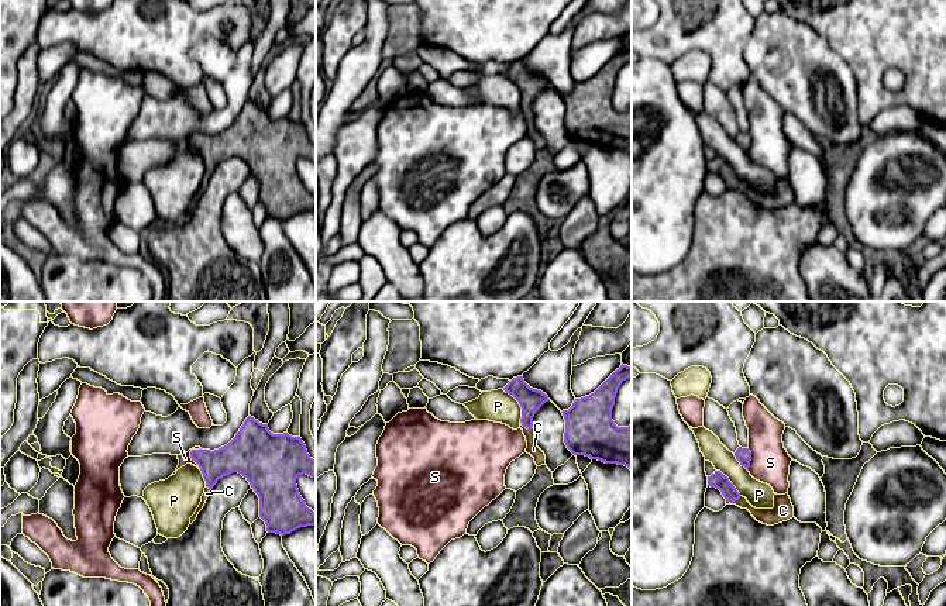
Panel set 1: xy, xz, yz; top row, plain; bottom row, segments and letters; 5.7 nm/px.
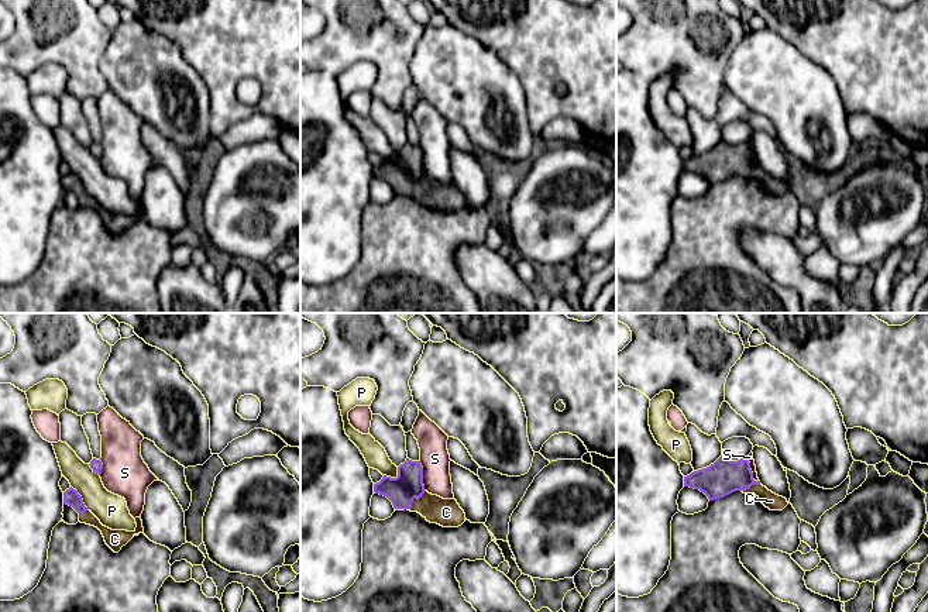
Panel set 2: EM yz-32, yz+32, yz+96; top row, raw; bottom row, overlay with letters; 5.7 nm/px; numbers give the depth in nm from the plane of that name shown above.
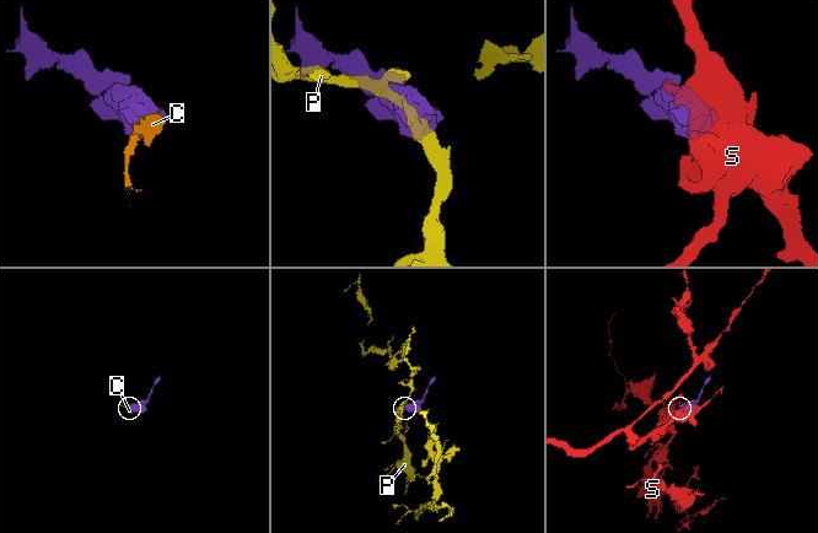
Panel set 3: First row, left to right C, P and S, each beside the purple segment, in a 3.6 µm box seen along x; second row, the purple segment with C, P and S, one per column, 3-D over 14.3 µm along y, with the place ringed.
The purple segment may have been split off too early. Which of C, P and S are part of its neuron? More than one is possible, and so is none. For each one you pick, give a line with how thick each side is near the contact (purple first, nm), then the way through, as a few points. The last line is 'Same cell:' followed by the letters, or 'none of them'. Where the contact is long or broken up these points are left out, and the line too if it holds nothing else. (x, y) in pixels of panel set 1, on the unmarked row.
C: 90/100 nm | across yz (718, 164), (728, 174), (733, 185), (773, 200)
Same cell: C

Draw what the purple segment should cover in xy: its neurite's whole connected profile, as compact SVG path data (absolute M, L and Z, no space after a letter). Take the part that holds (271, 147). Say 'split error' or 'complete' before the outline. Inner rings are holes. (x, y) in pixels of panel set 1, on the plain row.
split error; M248 100L227 130L214 135L192 134L190 142L206 165L202 186L190 202L190 209L217 165L233 156L241 158L258 179L259 202L268 217L285 220L316 209L316 197L306 190L296 169L299 159L316 162L316 144L307 138L300 121L272 118L268 109Z

